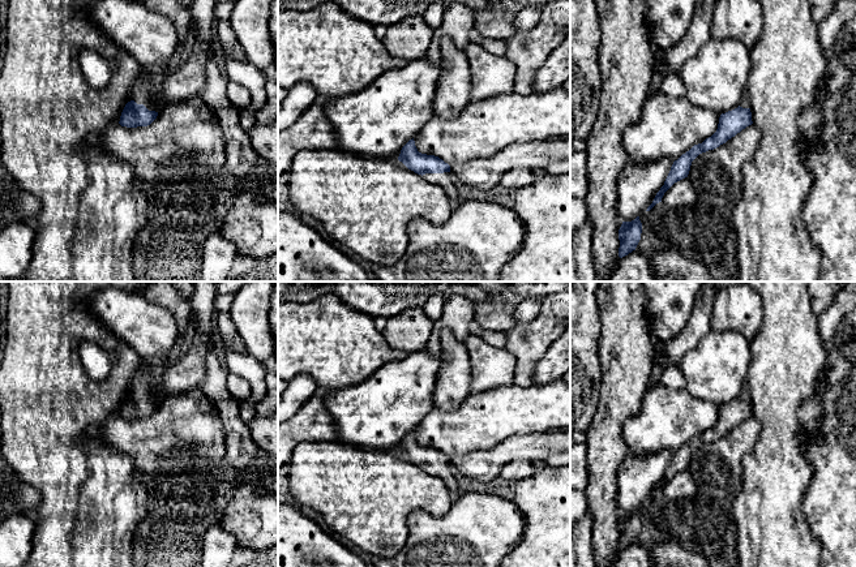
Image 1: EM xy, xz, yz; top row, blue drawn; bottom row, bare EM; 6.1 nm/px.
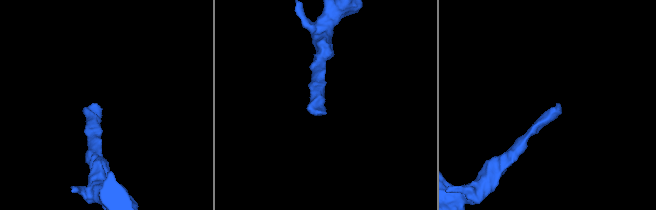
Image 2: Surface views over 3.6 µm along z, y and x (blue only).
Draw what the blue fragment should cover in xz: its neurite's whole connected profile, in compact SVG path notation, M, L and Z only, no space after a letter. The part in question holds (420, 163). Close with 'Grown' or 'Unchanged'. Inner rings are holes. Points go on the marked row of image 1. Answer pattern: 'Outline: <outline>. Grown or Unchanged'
Outline: M414 138L402 147L398 160L421 175L428 182L440 185L448 193L453 209L462 202L457 192L458 182L450 173L450 166L438 156L419 153Z. Grown

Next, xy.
Outline: M145 74L134 81L133 99L125 104L120 116L121 126L147 126L157 119L155 89L147 77L149 74Z. Grown

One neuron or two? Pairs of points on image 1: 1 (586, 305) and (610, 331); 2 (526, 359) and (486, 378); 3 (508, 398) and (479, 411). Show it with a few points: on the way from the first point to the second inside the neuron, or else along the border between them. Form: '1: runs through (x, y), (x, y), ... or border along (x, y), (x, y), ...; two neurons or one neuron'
1: border along (599, 295), (599, 347), (596, 349); two neurons
2: border along (504, 348), (516, 361), (514, 382); two neurons
3: runs through (501, 404), (495, 411), (486, 411); one neuron

